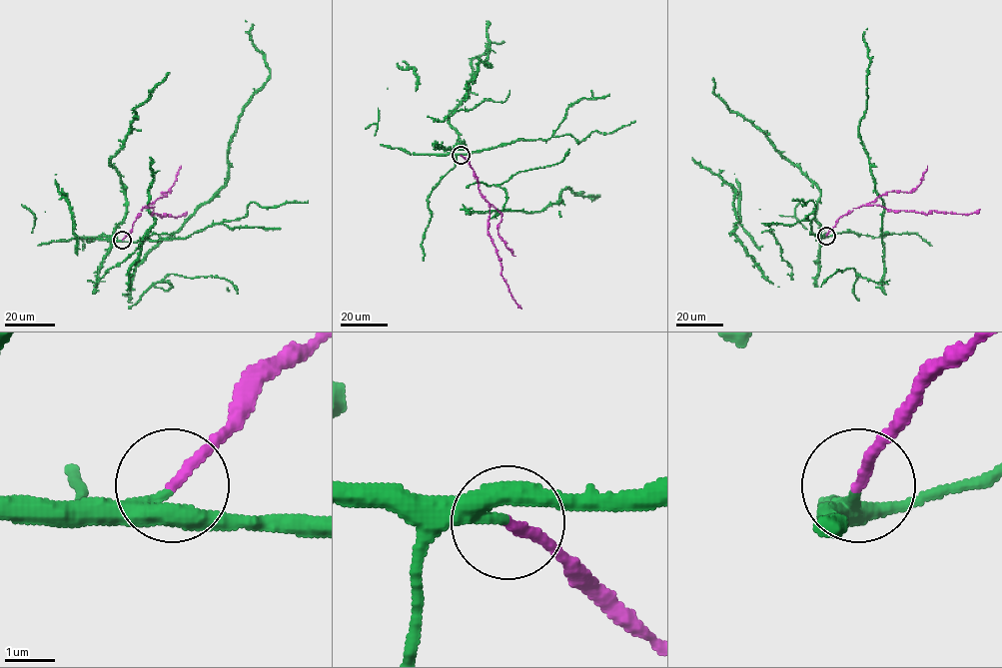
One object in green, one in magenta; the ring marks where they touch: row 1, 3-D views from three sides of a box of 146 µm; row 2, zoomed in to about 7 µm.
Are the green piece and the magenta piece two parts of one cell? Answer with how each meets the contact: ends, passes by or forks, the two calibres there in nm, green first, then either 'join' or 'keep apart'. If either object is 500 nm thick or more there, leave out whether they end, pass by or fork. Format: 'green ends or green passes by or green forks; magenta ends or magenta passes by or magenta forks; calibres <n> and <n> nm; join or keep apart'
green passes by; magenta ends; calibres 220 and 200 nm; join

